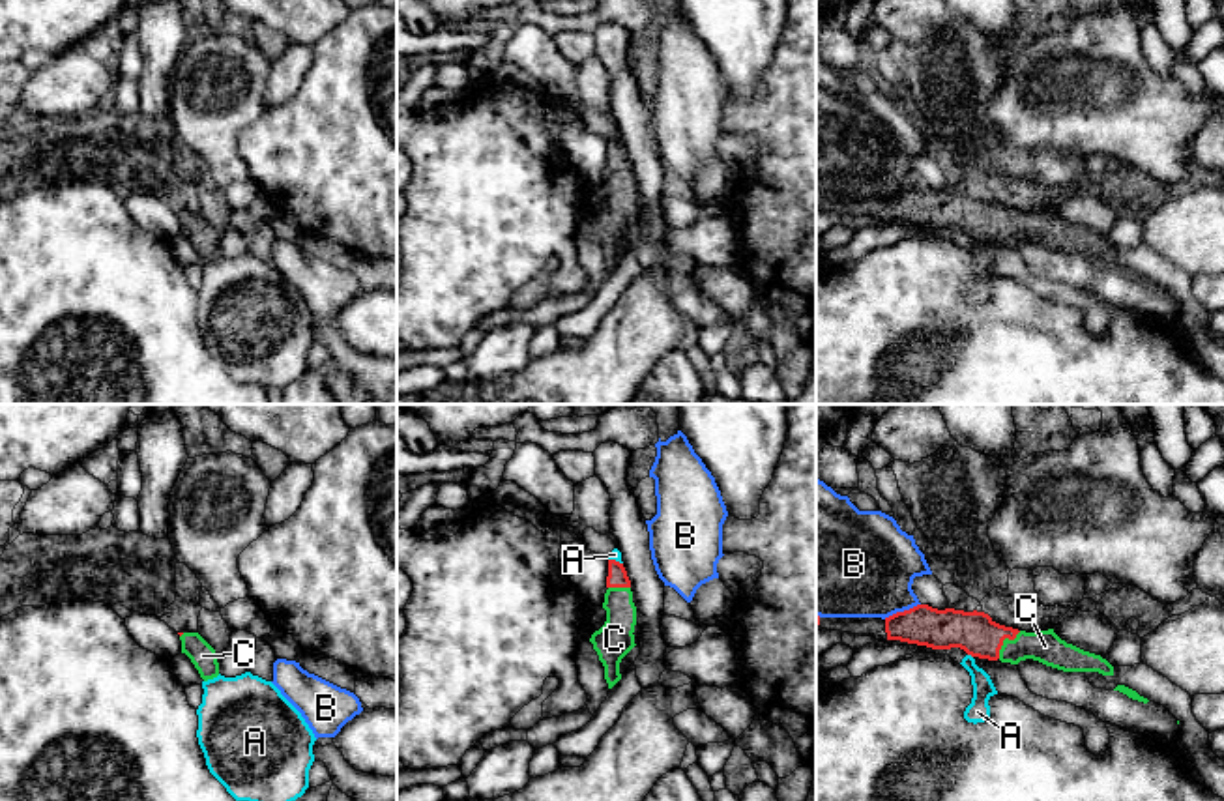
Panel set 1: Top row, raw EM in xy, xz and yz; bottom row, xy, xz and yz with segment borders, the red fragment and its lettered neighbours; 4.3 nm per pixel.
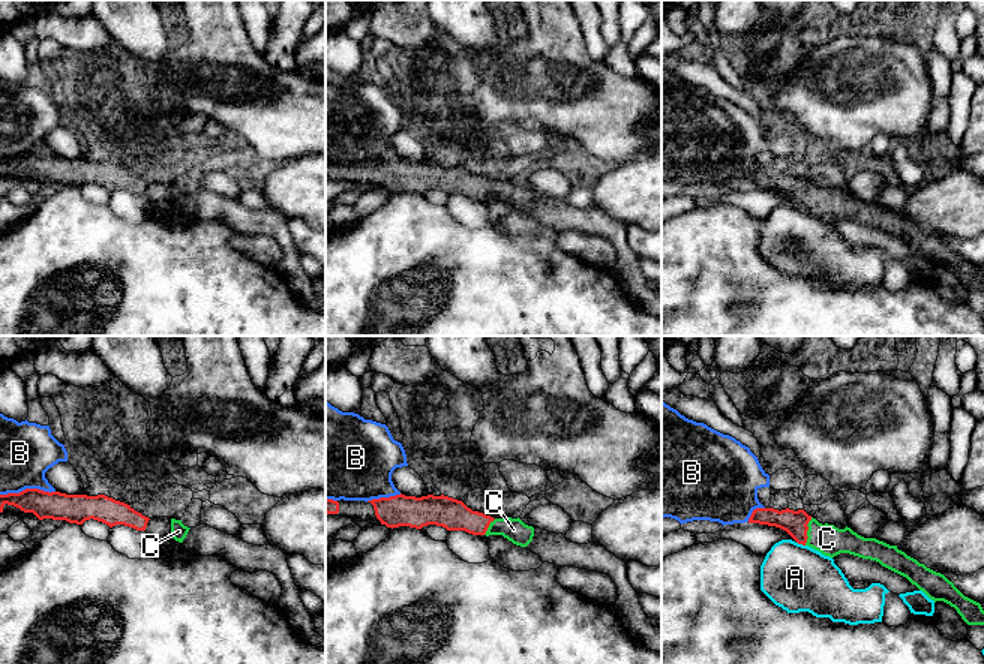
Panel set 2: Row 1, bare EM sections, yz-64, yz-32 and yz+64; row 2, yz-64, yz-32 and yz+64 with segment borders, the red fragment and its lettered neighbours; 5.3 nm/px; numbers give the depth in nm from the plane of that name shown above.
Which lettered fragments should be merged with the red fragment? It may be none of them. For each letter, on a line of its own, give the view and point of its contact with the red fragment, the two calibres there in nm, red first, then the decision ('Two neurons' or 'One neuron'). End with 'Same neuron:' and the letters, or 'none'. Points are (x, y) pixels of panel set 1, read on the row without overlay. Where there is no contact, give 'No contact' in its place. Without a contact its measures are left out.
A: Touches red at yz (970, 234). Thickness 180 nm (red) against 90 nm. Two neurons
B: Touches red at yz (901, 193). Thickness 180 nm (red) against 440 nm. Two neurons
C: Touches red at yz (1004, 219). Thickness 180 nm (red) against 140 nm. One neuron
Same neuron: C

